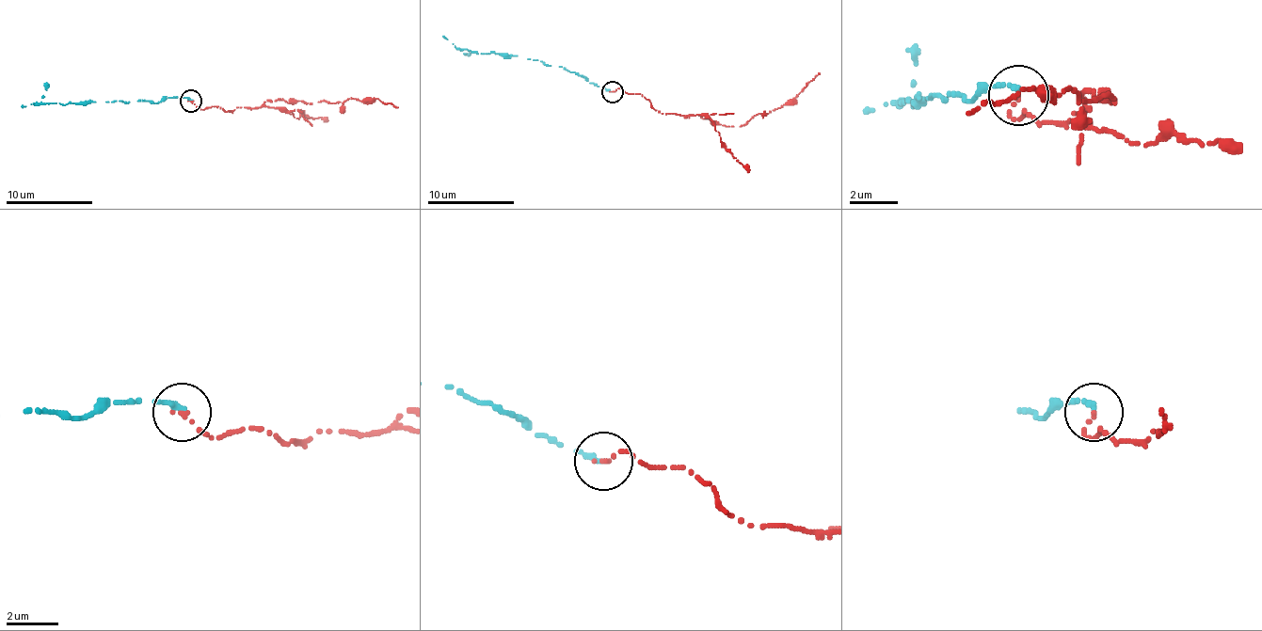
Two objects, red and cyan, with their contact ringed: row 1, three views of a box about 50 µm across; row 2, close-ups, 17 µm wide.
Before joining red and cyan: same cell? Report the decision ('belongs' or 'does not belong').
belongs

